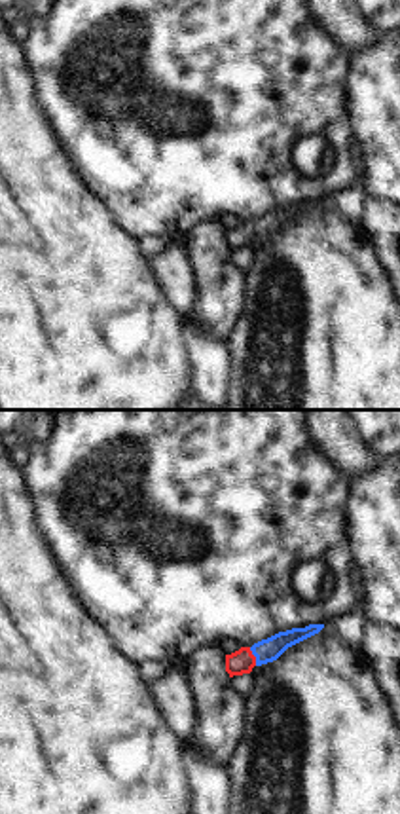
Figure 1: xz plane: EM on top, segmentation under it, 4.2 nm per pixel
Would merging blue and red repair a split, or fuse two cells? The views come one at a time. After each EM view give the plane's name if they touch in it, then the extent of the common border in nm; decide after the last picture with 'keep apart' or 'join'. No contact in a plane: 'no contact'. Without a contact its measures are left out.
meets blue in xz; contact 90 nm long

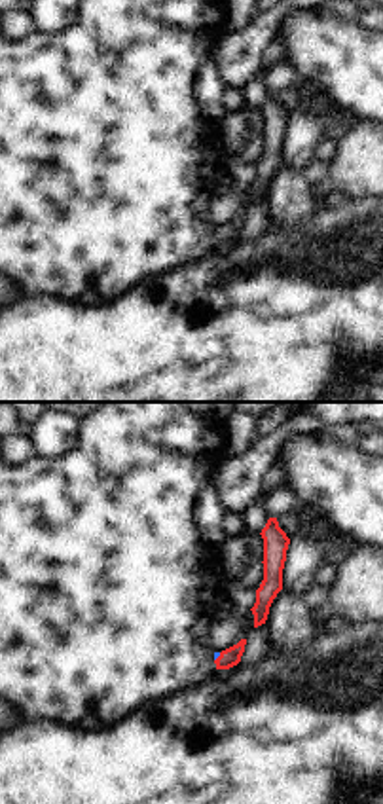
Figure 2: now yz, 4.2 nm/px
meets blue in yz; contact 50 nm long

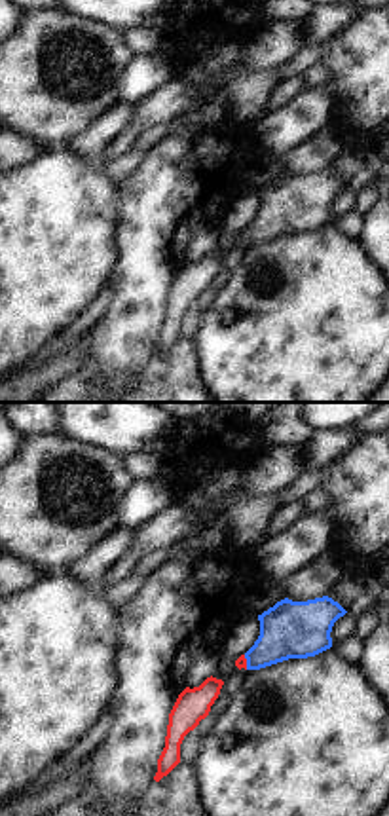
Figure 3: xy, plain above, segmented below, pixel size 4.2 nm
meets blue in xy; contact 70 nm long

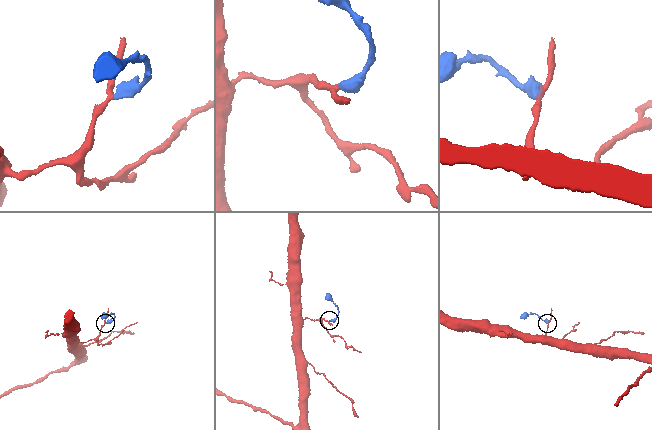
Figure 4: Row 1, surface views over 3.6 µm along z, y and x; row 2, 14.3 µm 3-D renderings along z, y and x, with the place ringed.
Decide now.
join

